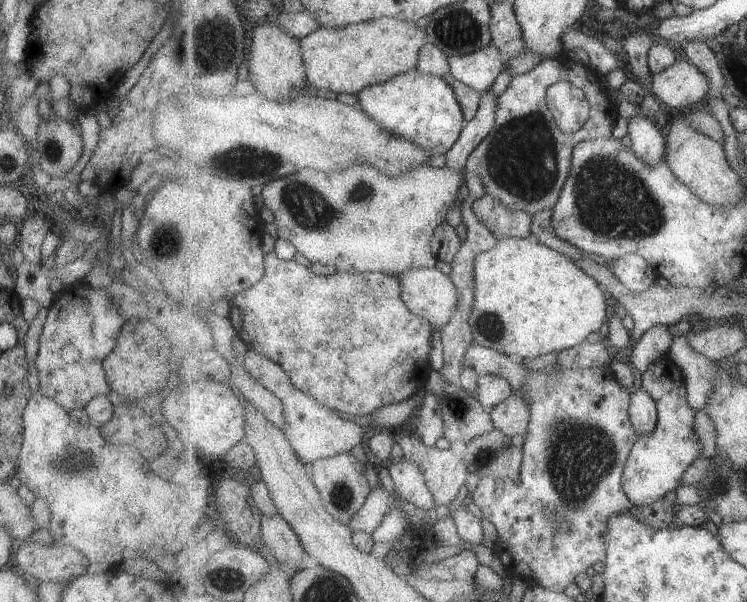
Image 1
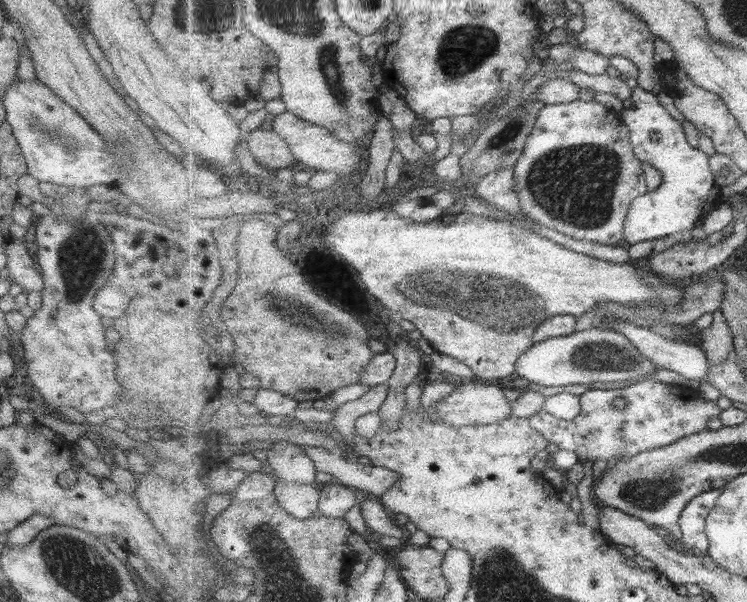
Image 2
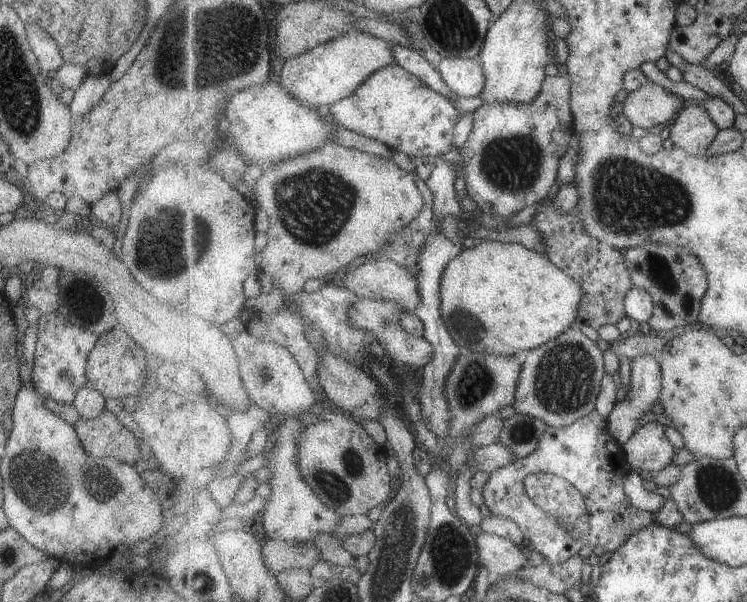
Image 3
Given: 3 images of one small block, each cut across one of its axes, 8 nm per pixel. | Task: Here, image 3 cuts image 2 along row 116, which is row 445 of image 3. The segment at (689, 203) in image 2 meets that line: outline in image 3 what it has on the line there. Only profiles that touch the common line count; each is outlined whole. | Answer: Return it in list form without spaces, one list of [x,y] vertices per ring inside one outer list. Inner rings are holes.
[[[648,419],[622,446],[628,463],[638,474],[640,472],[658,473],[673,464],[677,449],[669,440],[667,430],[667,426]]]

